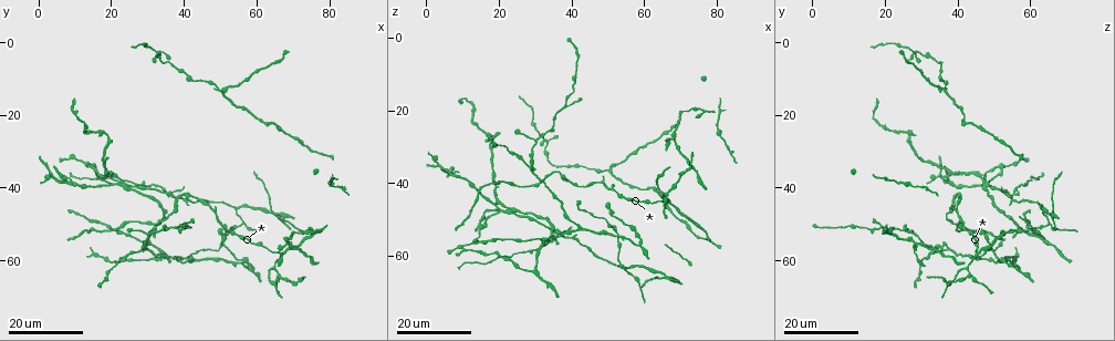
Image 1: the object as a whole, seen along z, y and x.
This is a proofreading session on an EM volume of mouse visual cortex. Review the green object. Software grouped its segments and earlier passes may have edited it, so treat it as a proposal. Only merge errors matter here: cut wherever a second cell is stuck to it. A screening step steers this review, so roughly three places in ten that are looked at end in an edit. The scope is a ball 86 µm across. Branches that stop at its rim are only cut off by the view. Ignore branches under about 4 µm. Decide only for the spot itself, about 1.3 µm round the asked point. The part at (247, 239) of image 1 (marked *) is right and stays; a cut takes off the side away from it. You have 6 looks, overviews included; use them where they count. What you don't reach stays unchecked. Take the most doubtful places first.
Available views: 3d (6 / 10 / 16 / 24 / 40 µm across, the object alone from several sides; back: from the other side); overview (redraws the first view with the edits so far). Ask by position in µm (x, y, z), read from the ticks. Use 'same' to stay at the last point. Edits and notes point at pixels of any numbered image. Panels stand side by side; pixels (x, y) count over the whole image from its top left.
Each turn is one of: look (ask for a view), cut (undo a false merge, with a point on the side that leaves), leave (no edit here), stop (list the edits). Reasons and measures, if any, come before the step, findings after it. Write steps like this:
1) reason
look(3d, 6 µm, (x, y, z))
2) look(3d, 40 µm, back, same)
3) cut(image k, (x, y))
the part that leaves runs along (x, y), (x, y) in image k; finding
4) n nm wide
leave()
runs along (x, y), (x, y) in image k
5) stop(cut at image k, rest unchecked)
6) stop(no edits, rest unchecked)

small branch off a trunk
look(3d, 24 µm, (36.0, 41.5, 54.0))

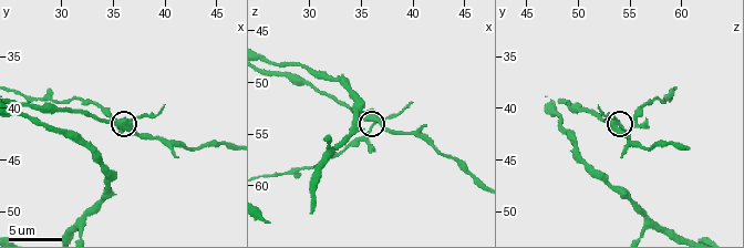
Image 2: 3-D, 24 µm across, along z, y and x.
look(3d, 10 µm, (36.2, 41.4, 53.6))

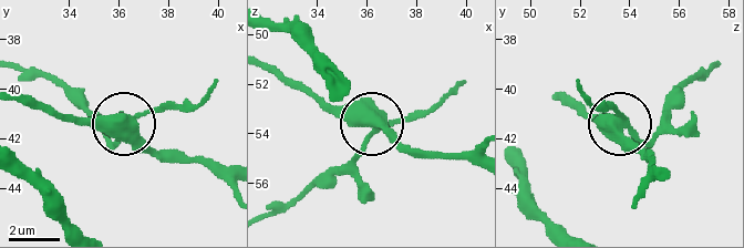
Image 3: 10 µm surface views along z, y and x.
cut(image 3, (161, 104))
the part that leaves runs along (373, 133), (312, 188), (267, 209) in image 3; two cells meet here

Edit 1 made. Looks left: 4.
branch point
look(3d, 16 µm, (22.5, 38.0, 46.5))

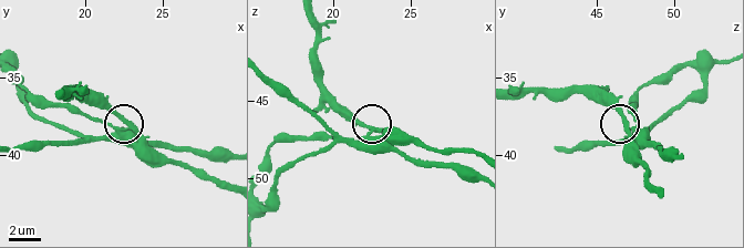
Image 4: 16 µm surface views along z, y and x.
zoom in
look(3d, 10 µm, (22.6, 38.0, 47.0))

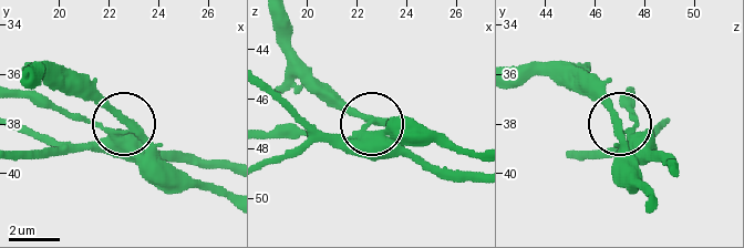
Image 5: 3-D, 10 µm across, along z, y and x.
3 arms
leave()
runs along (477, 181), (433, 172), (376, 123), (351, 140), (321, 142) in image 5; continuous, no second cell

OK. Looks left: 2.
four or more arms meet
look(3d, 16 µm, (29.0, 57.0, 35.5))

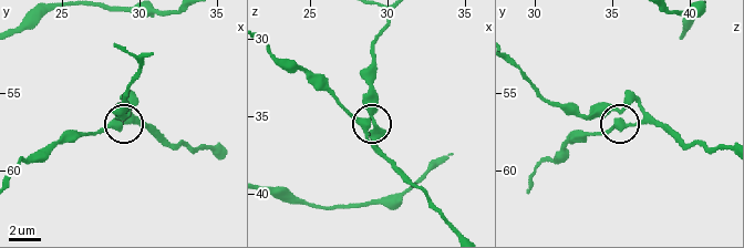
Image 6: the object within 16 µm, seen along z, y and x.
closer look
look(3d, 10 µm, (28.8, 57.0, 35.4))

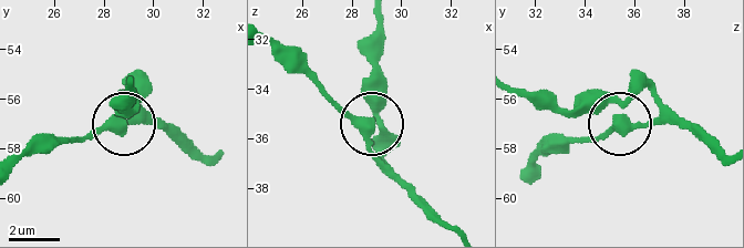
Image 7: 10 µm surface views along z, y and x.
330 nm wide
leave()
runs along (216, 161), (146, 123), (114, 123), (65, 142) in image 7; one cell here

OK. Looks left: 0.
stop(cut at image 3, rest unchecked)

